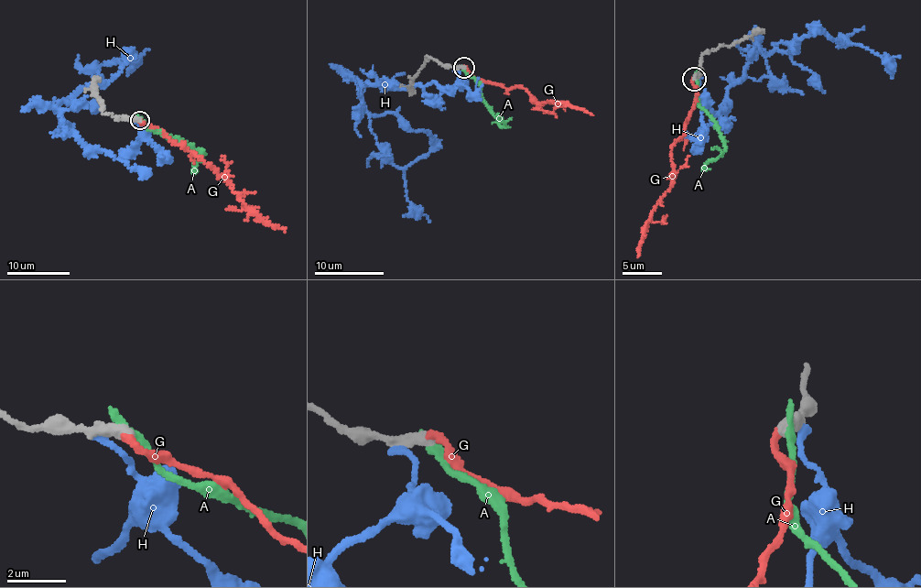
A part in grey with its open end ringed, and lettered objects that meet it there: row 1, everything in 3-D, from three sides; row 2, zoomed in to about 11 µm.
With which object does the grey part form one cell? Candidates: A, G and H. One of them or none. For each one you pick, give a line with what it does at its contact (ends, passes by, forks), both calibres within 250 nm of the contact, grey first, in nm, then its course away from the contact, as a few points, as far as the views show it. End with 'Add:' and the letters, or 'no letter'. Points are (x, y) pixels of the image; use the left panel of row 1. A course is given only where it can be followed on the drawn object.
G: it ends; calibres 440 and 240 nm; course (139, 119), (161, 129), (173, 141), (203, 159), (231, 185), (250, 210), (254, 210), (265, 222), (286, 228)
Add: G

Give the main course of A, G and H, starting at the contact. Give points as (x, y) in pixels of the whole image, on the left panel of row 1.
A: (138, 118), (150, 128), (196, 148), (200, 157), (192, 174)
G: (139, 119), (161, 129), (173, 141), (203, 159), (231, 185), (250, 210), (254, 210), (265, 222), (286, 228)
H: (133, 119), (141, 139), (116, 156), (77, 138), (57, 110), (108, 81), (127, 56), (115, 60), (148, 48)

